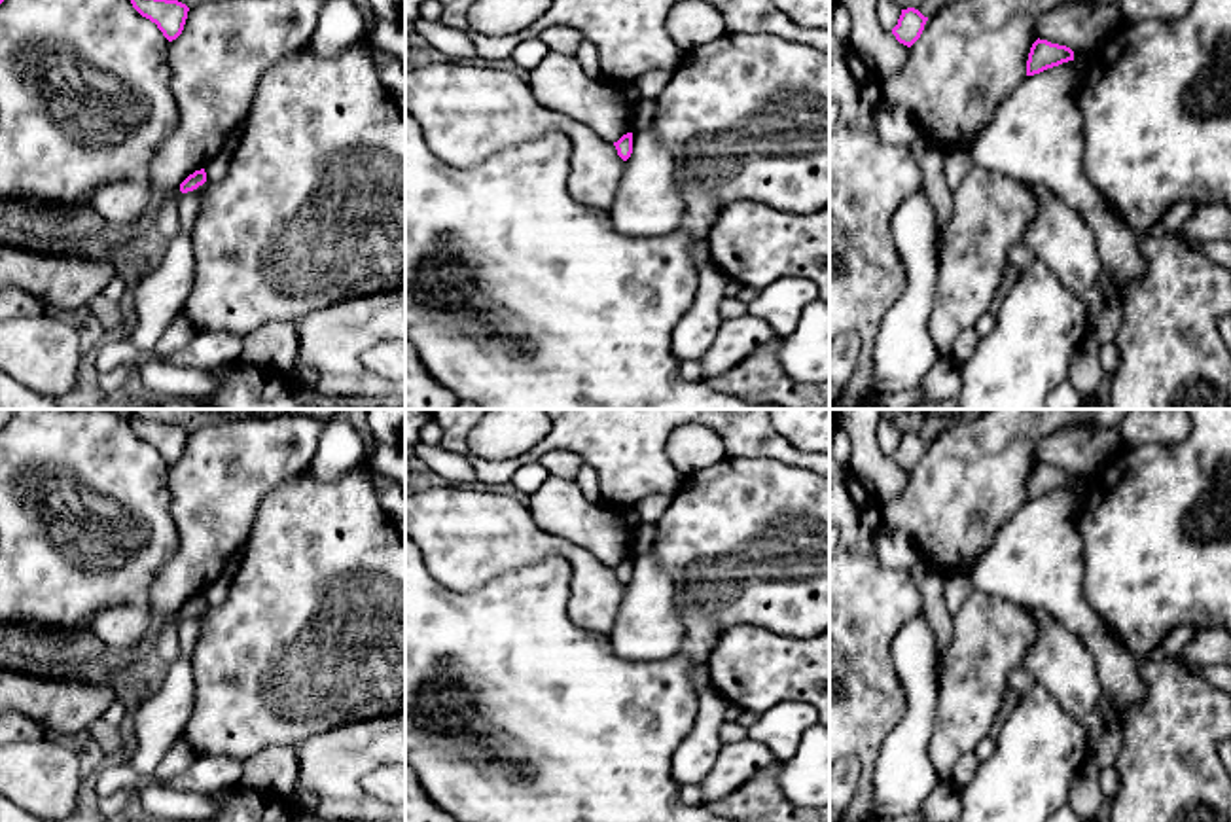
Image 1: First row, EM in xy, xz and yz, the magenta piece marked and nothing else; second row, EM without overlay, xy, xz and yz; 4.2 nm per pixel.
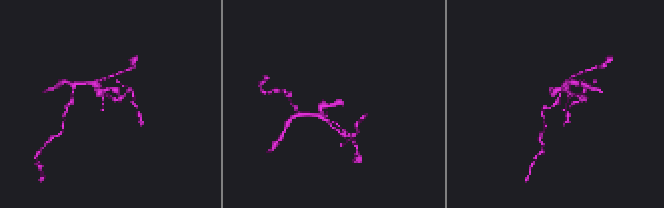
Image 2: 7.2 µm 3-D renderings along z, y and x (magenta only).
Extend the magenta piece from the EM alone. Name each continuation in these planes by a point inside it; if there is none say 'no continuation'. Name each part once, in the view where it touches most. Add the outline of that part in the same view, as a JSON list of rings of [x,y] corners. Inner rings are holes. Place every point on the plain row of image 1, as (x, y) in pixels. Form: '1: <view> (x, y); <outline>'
no continuation

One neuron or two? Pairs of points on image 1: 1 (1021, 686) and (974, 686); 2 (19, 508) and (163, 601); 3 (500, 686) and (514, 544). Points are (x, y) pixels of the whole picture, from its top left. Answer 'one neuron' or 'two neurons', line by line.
1: two neurons
2: two neurons
3: two neurons

